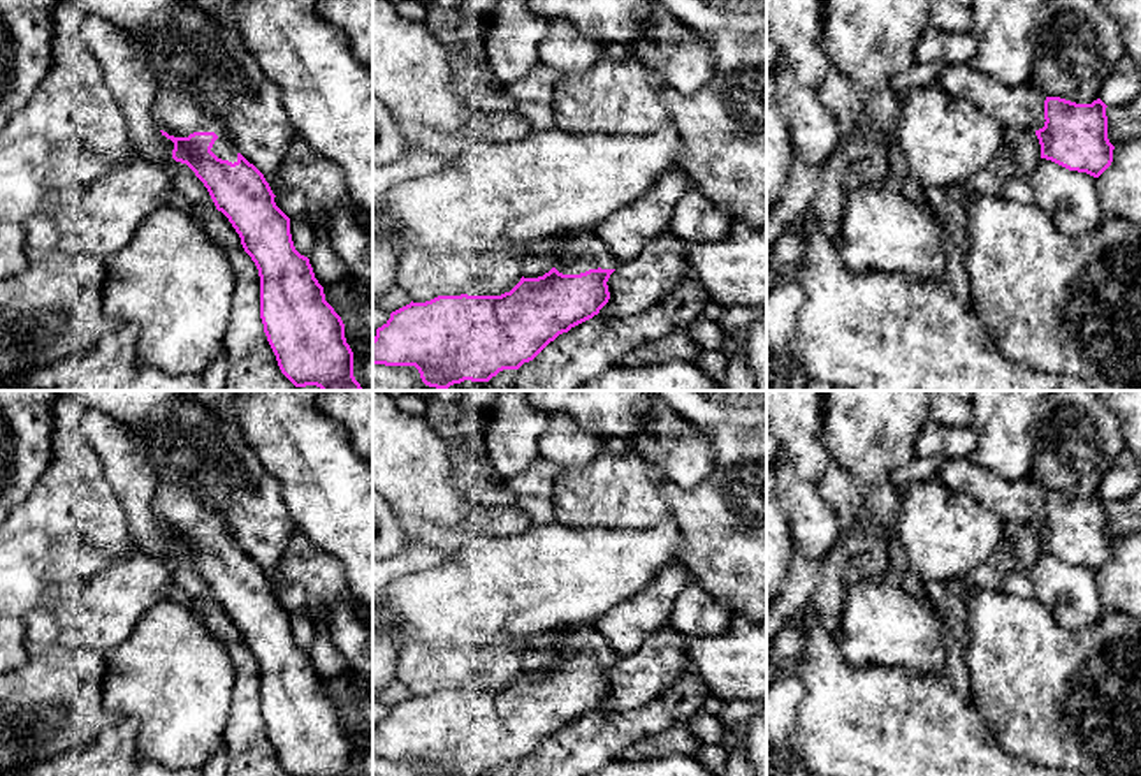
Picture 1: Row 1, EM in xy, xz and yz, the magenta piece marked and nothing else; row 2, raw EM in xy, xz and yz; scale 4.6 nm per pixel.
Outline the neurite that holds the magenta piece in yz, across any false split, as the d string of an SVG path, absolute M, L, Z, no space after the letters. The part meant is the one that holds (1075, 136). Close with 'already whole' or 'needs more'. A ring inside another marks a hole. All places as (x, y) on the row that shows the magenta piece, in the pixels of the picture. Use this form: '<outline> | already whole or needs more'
M948 65L935 83L951 97L969 100L992 116L1004 128L1034 130L1041 144L1041 158L1051 160L1069 171L1099 178L1113 162L1115 146L1108 139L1106 104L1076 104L1060 97L1046 97L1030 83L1009 86L967 65Z | needs more

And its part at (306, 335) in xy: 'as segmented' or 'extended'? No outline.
extended

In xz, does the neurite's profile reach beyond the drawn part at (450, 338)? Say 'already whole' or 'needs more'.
needs more

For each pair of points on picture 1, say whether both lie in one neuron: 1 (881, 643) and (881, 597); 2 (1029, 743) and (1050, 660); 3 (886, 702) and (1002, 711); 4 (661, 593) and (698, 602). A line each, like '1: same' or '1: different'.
1: same
2: same
3: different
4: different

